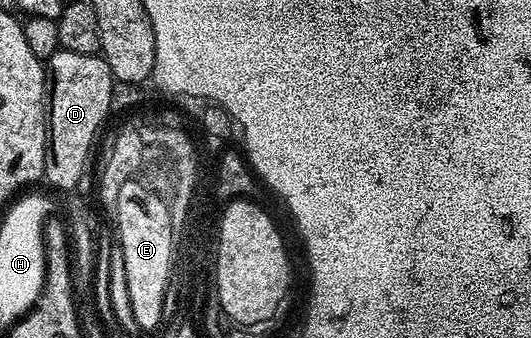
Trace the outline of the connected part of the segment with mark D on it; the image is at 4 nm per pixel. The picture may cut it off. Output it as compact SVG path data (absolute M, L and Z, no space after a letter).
M61 49L48 60L48 79L48 162L44 179L62 191L70 191L81 181L86 162L90 159L90 150L94 147L94 138L106 114L111 114L110 102L116 80L101 54L72 53Z

